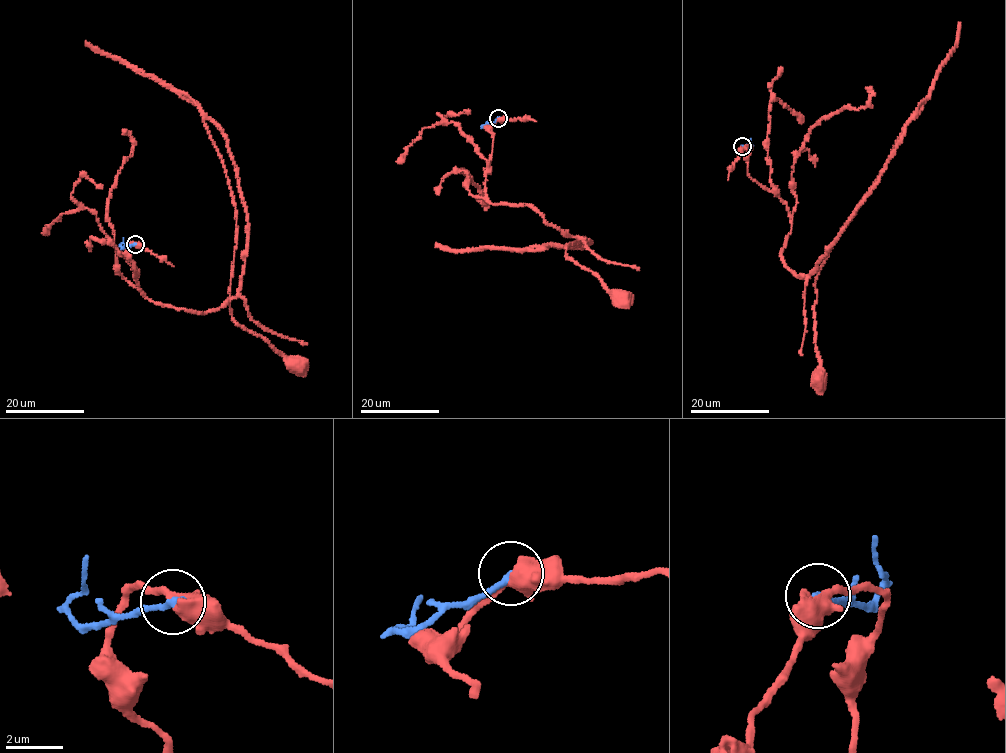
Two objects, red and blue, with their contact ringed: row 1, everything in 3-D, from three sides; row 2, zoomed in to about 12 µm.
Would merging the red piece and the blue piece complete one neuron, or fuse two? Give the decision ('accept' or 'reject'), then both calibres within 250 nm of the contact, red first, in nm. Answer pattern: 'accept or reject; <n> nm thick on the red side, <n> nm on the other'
reject; 500 nm thick on the red side, 240 nm on the other

